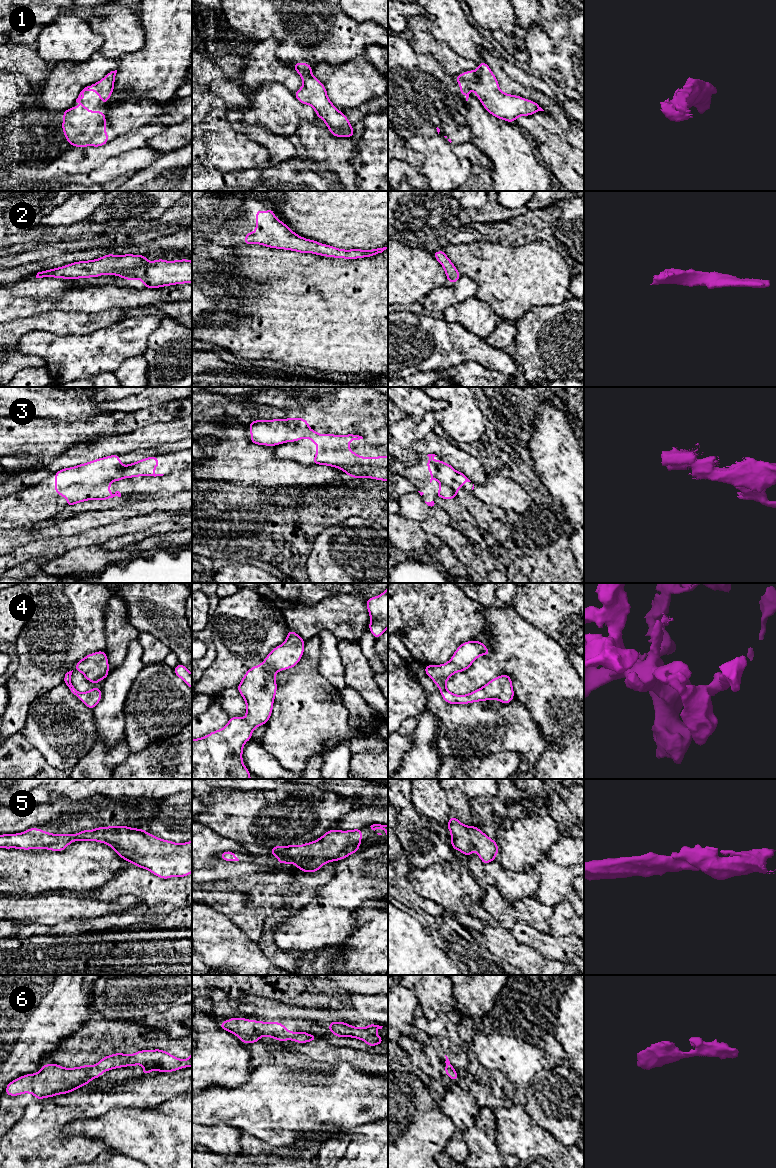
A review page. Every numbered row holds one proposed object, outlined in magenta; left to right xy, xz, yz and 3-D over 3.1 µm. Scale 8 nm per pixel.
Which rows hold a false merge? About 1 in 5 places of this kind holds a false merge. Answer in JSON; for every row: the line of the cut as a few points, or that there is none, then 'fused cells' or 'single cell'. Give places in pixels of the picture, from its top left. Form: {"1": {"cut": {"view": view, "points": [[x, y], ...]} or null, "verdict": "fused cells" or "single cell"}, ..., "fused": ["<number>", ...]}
{"1": {"cut": null, "verdict": "single cell"}, "2": {"cut": null, "verdict": "single cell"}, "3": {"cut": {"view": "yz", "points": [[442, 462], [438, 467], [437, 480]]}, "verdict": "fused cells"}, "4": {"cut": null, "verdict": "single cell"}, "5": {"cut": null, "verdict": "single cell"}, "6": {"cut": null, "verdict": "single cell"}, "fused": ["3"]}

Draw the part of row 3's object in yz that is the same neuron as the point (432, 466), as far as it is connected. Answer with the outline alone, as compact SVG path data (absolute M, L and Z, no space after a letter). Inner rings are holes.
M428 454L427 455L429 457L429 461L426 461L426 465L428 466L428 470L430 472L430 474L432 475L431 479L430 479L430 483L433 480L437 480L437 472L438 472L438 467L443 463L442 460L439 458L436 462L433 462L432 459L437 456L435 454ZM437 480L438 481L438 480Z

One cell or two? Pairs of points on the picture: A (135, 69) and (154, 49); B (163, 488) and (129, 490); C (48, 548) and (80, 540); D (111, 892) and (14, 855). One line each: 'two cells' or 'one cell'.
A: one cell
B: one cell
C: one cell
D: two cells

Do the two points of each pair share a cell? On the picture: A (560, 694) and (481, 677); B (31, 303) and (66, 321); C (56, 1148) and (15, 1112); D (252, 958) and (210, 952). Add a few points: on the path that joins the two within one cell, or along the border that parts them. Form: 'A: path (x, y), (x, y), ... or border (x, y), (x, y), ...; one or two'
A: path (540, 676), (531, 667), (501, 667); one
B: border (71, 311), (47, 311), (24, 317); two
C: border (20, 1117), (10, 1129); two
D: path (242, 957), (235, 952), (220, 952); one

